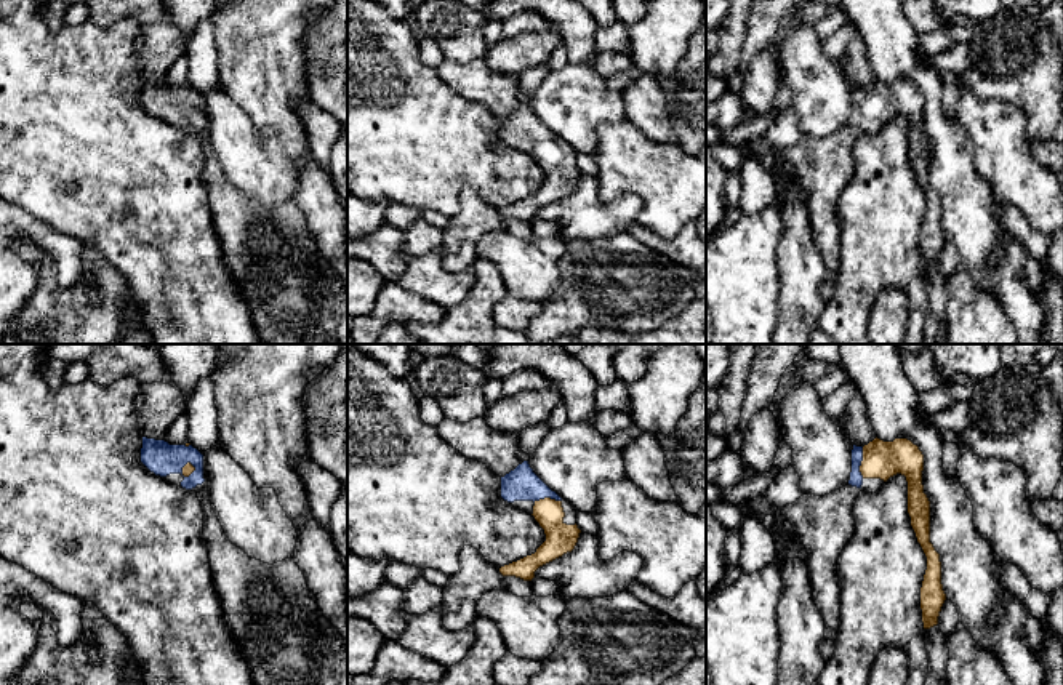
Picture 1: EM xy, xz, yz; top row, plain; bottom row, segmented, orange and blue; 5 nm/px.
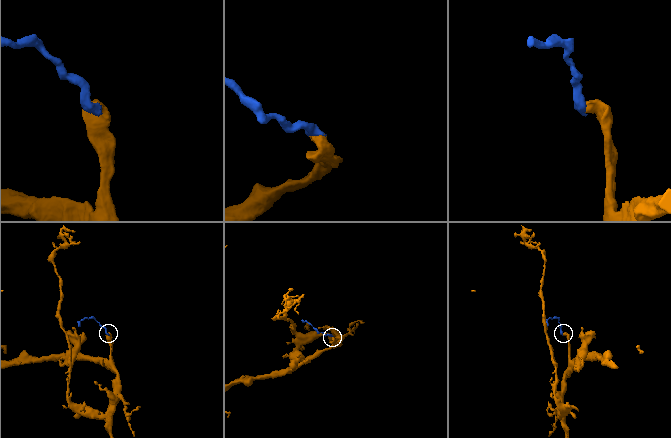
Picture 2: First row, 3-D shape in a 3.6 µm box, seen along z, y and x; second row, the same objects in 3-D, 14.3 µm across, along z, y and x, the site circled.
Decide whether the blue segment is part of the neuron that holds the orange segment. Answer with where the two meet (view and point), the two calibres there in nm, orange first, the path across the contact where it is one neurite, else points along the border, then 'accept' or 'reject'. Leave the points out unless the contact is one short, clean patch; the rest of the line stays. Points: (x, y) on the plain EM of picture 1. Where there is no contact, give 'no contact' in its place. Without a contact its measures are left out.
meets orange in yz at (862, 104); 190 nm thick on the orange side, 60 nm on the other; runs through yz (882, 101), (862, 104), (857, 95); accept

